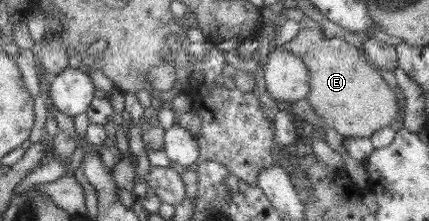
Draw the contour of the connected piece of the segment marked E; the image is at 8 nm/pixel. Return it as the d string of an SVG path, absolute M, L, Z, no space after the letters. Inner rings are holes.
M303 18L300 21L300 30L297 35L289 42L284 43L283 46L287 51L301 59L303 64L309 68L311 89L306 100L309 102L311 109L316 111L316 114L323 119L326 127L332 127L344 137L370 138L374 131L392 126L395 114L399 110L395 92L383 80L381 71L371 63L369 65L355 45L351 45L345 39L339 37L326 37L318 22L311 18Z

